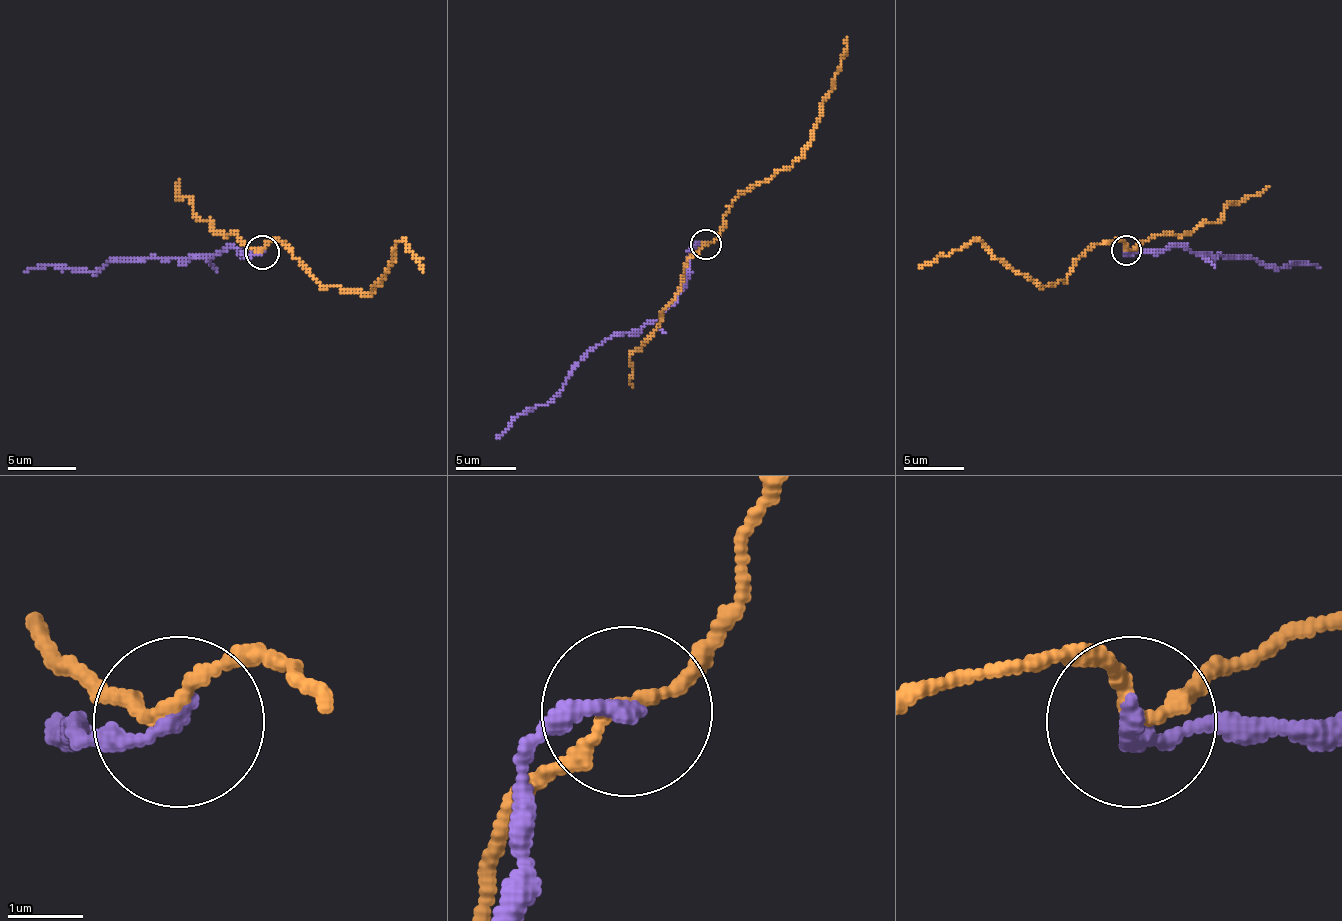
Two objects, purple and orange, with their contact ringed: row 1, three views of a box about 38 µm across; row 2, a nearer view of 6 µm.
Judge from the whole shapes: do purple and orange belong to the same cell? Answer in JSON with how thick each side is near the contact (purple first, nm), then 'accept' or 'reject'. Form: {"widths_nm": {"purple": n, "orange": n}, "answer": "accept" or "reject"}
{"widths_nm": {"purple": 240, "orange": 170}, "answer": "reject"}

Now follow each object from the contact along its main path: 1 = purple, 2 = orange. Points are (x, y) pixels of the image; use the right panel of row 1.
1: (1127, 250), (1160, 253), (1187, 247), (1212, 256), (1251, 256), (1272, 268), (1296, 262), (1320, 268)
2: (1127, 250), (1121, 241), (1112, 241), (1082, 253), (1064, 280), (1040, 286), (1003, 265), (979, 241), (919, 268)

